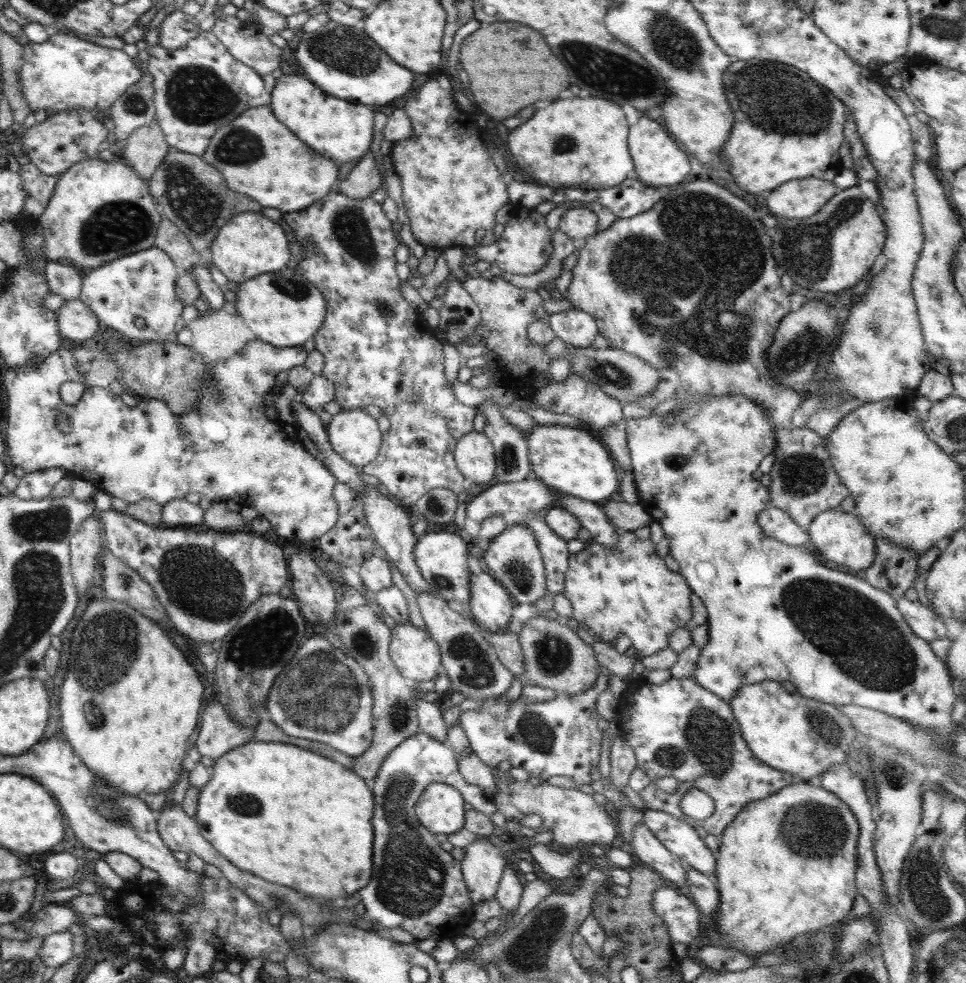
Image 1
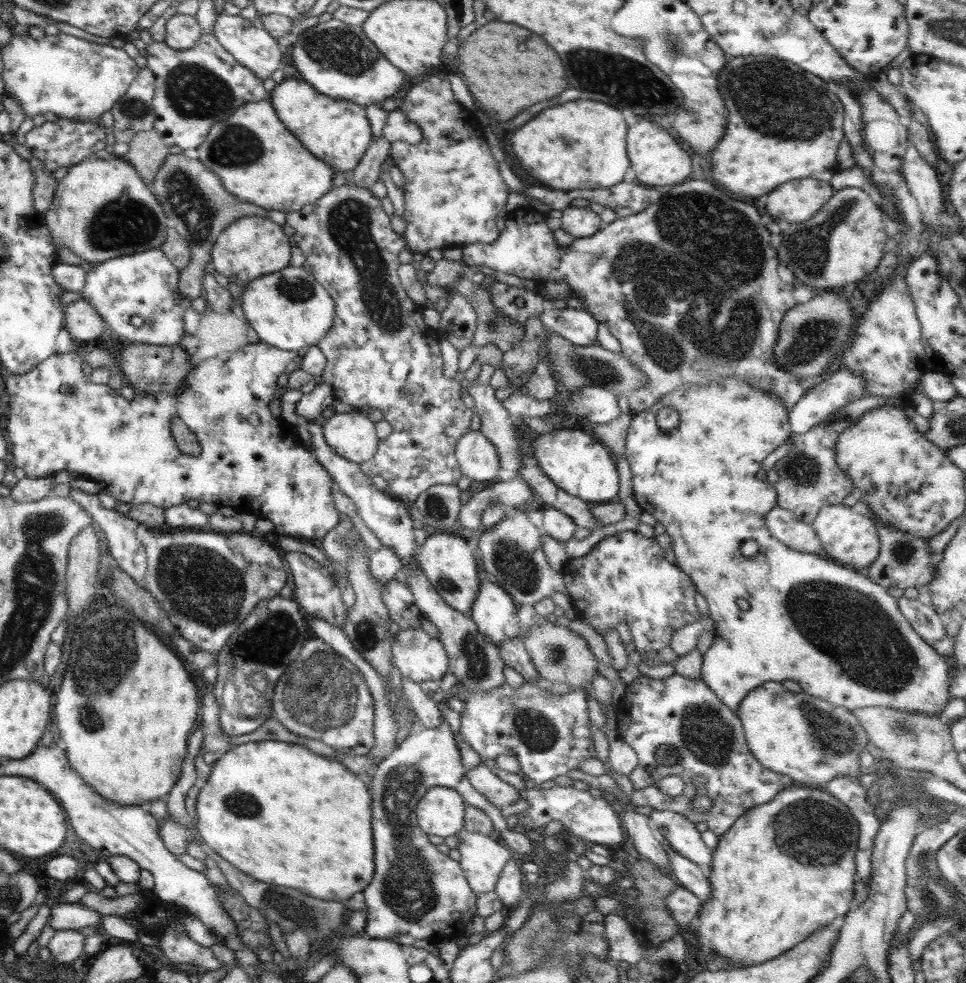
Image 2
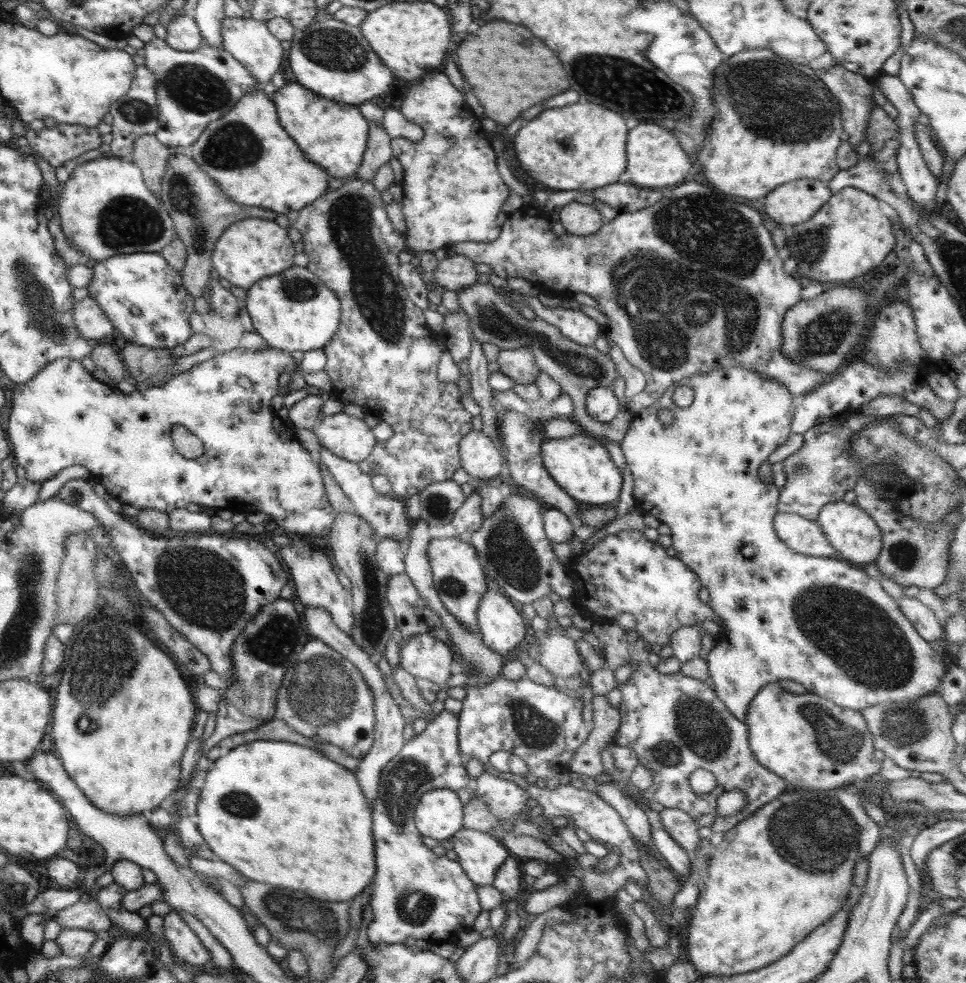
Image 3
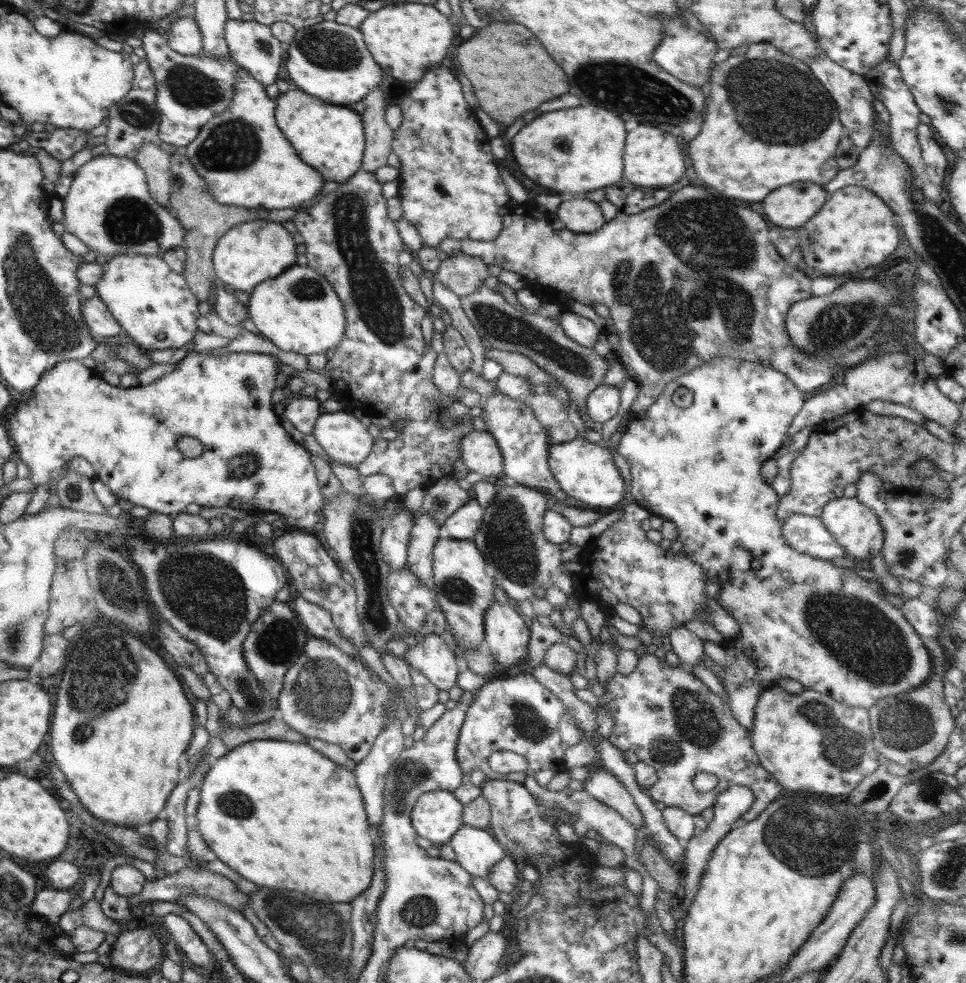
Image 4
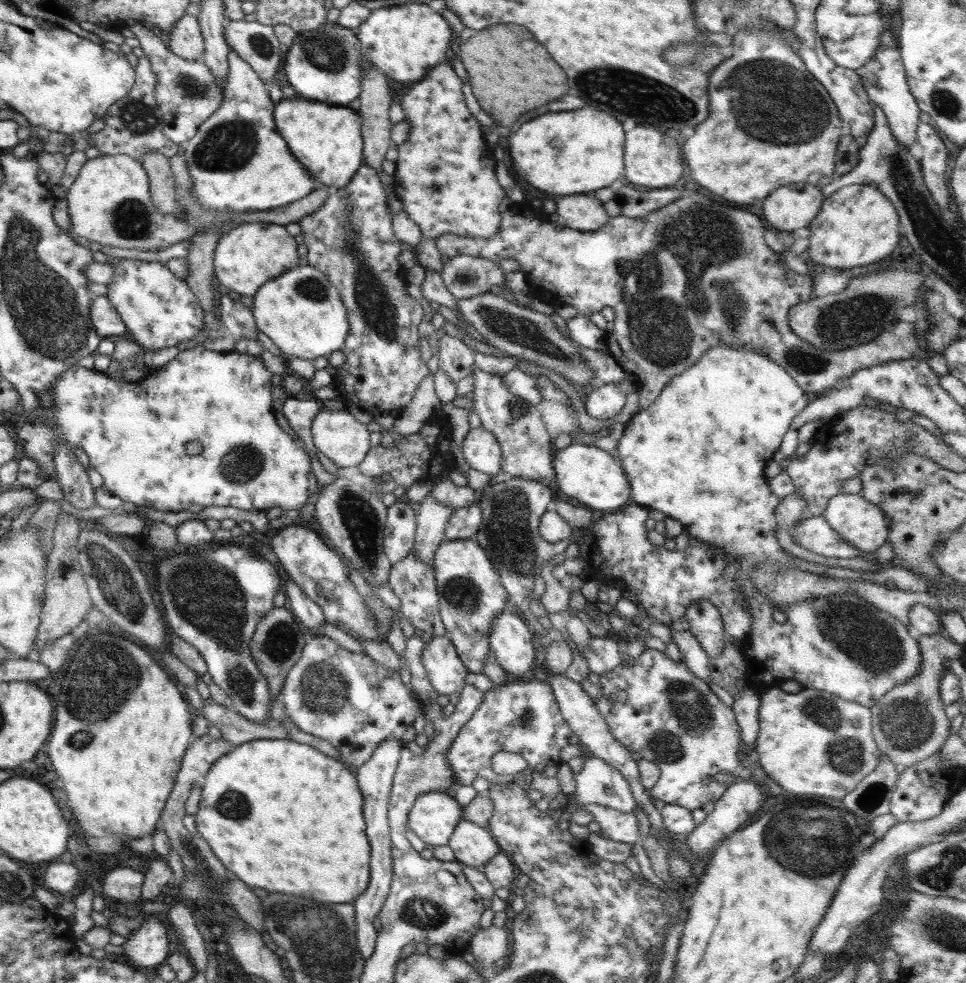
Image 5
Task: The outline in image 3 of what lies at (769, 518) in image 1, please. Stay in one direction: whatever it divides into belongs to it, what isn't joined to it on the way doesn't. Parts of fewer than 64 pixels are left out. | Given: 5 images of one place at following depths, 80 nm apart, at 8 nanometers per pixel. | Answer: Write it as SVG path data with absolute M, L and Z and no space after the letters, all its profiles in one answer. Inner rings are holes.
M777 512L773 525L778 538L797 553L813 557L836 557L834 547L816 520L808 520L798 514Z

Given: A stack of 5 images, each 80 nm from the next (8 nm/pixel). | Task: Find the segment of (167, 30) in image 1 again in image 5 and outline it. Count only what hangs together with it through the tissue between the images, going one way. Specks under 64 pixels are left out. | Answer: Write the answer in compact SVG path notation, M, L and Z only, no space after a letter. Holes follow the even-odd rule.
M185 15L180 18L164 40L167 47L180 58L199 61L204 58L205 44L197 16Z

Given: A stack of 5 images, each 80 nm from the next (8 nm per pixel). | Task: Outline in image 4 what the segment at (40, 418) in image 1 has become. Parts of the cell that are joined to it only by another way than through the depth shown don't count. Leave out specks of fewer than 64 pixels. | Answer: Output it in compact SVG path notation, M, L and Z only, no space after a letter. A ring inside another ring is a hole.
M191 350L180 362L178 367L169 374L163 375L148 385L136 385L130 388L109 384L102 375L91 368L87 368L82 362L62 361L57 362L50 370L41 374L39 381L33 388L29 397L24 397L15 406L15 411L10 418L10 439L13 441L15 457L24 462L30 469L30 480L36 484L46 484L56 481L60 476L62 467L71 461L73 457L86 459L94 469L95 480L100 480L110 488L112 494L118 499L128 501L135 506L147 508L151 512L162 513L173 517L175 514L184 513L189 504L197 504L200 507L238 507L248 512L265 512L281 514L285 528L302 530L319 530L322 532L325 523L322 514L324 496L320 494L320 486L316 477L316 470L310 460L310 453L295 442L284 430L280 423L280 416L276 414L271 401L272 392L276 390L276 377L279 373L277 356L271 354L256 354L247 352L225 353L222 356L206 355L206 351ZM178 436L190 436L196 438L203 446L203 452L197 459L185 459L178 451Z

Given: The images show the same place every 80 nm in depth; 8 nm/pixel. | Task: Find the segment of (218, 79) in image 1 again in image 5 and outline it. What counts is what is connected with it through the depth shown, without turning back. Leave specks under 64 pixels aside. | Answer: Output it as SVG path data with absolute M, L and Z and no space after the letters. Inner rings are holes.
M124 21L125 33L140 41L145 57L151 64L155 76L155 100L162 113L164 121L163 133L177 145L190 140L207 118L210 118L222 103L222 90L218 86L218 79L207 68L204 61L186 60L176 56L168 47L164 38L158 38L148 28L144 28L140 21Z

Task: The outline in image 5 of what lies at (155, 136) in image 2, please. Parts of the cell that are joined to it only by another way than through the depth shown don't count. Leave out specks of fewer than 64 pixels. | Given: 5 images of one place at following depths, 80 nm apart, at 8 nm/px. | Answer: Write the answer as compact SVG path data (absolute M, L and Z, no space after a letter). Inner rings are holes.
M147 152L140 158L149 178L150 198L162 214L175 215L175 180L169 158L157 152Z

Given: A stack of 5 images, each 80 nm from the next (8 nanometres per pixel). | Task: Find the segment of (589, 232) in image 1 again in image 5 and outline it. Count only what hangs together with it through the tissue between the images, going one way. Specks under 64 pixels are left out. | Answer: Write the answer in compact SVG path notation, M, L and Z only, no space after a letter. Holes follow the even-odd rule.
M593 194L566 196L556 202L556 213L563 226L581 232L599 230L609 222L602 201Z

